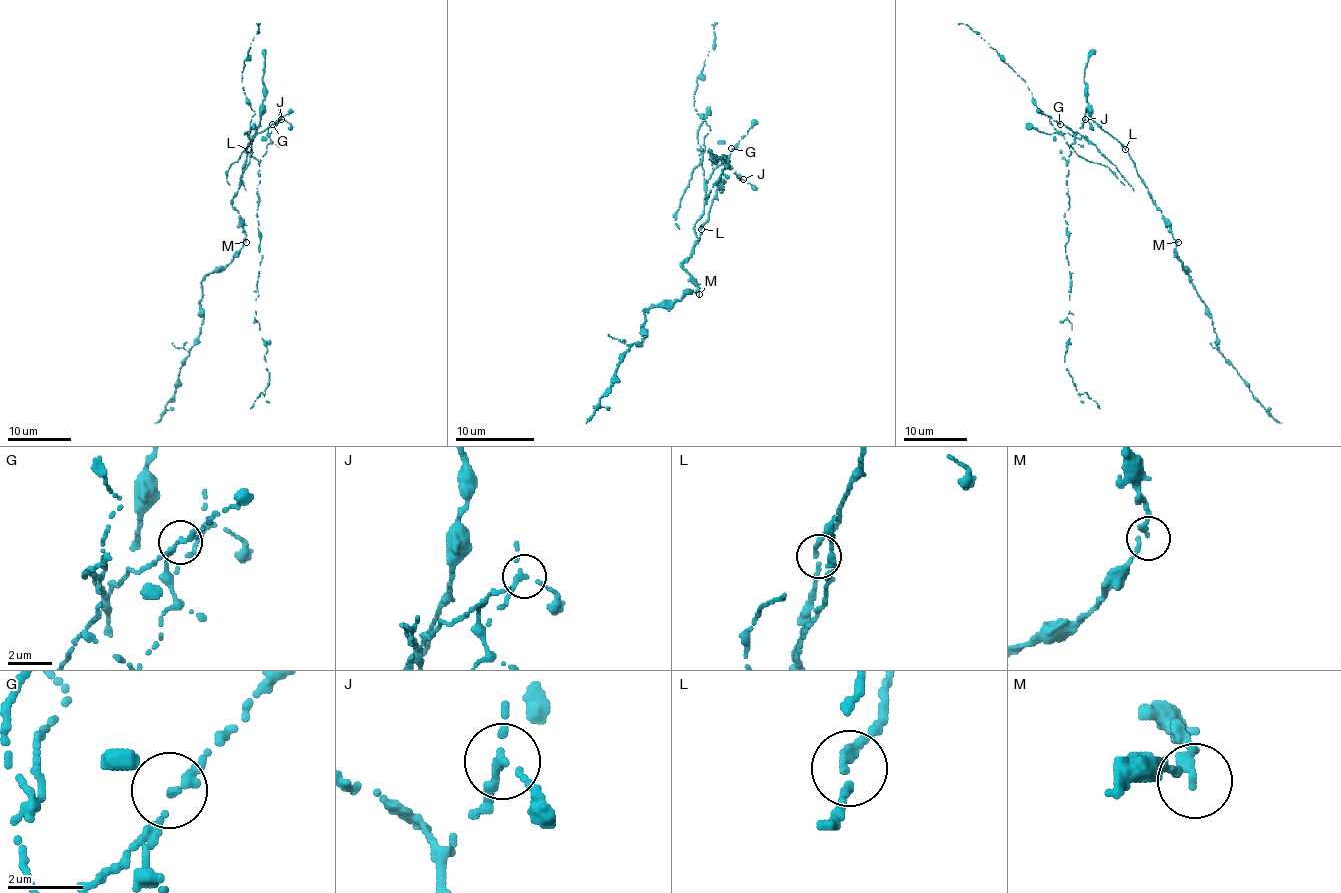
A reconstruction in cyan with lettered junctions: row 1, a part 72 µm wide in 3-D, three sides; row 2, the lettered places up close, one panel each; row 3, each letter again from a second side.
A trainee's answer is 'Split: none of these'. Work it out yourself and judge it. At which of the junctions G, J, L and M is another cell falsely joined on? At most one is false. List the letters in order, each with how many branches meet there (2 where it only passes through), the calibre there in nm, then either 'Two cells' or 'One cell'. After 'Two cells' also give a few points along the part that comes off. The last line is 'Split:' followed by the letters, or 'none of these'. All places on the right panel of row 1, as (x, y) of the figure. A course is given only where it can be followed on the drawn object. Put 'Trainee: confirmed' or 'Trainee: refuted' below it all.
G: Branches: 2. Thickness 180 nm. Two cells. Course of the part to remove: (1059, 124), (1085, 137), (1059, 133), (1048, 116), (1035, 105), (1026, 82), (979, 34), (958, 23)
J: Branches: 2. Thickness 180 nm. One cell
L: Branches: 2. Thickness 180 nm. One cell
M: Branches: 2. Thickness 180 nm. One cell
Split: G
Trainee: refuted

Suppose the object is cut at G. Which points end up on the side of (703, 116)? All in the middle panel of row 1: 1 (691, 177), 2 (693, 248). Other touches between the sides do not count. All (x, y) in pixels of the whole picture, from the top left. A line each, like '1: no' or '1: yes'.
1: yes
2: no

